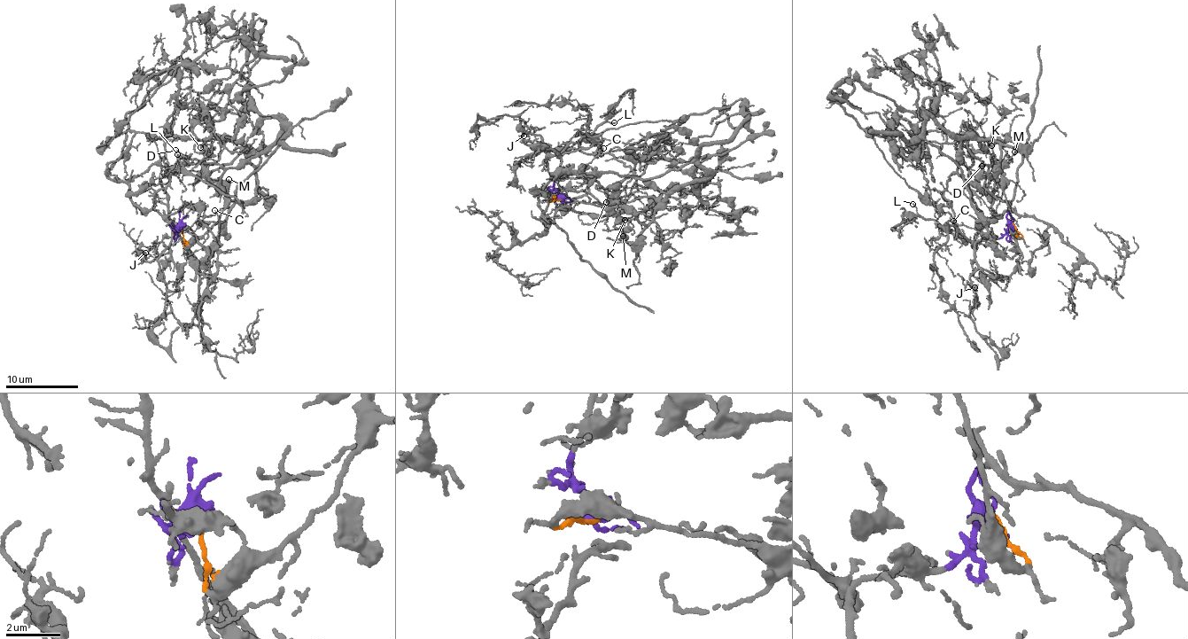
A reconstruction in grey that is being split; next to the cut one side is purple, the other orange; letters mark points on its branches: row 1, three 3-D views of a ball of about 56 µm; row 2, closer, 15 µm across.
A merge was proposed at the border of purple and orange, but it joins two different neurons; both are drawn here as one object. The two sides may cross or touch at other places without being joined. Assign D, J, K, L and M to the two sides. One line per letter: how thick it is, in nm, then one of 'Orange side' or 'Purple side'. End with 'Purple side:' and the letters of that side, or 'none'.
D: Thickness 80 nm. Purple side
J: Thickness 110 nm. Purple side
K: Thickness 150 nm. Orange side
L: Thickness 120 nm. Purple side
M: Thickness 170 nm. Orange side
Purple side: D, J, L

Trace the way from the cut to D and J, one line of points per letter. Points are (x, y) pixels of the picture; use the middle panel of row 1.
D: (560, 198), (556, 155), (545, 159), (552, 175), (580, 177), (590, 193), (605, 201)
J: (560, 198), (555, 184), (561, 157), (543, 146), (539, 136), (527, 132), (524, 135)

